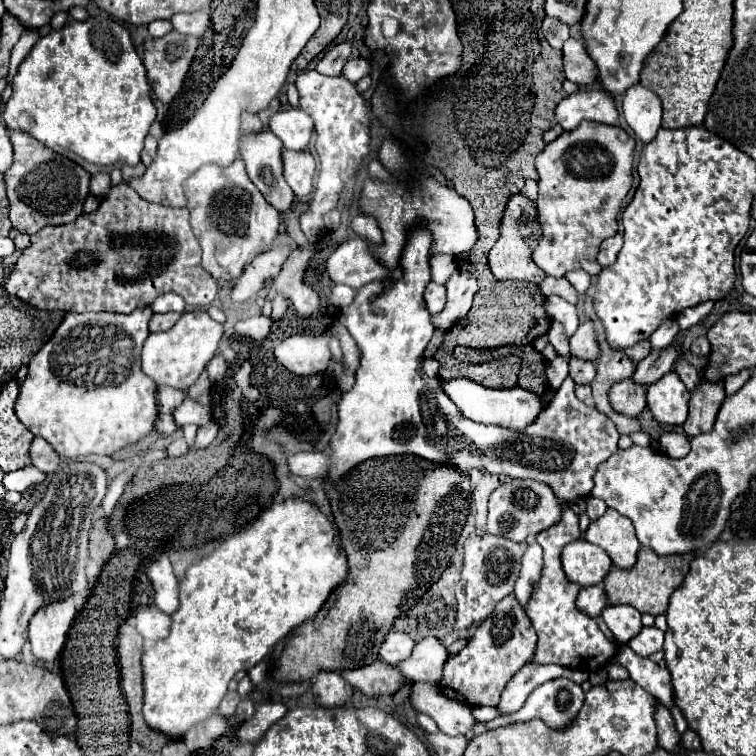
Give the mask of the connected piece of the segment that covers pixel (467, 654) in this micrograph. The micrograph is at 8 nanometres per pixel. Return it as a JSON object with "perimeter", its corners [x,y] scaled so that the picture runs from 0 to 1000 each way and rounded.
{"perimeter":[[[669,788],[653,812],[643,817],[619,852],[601,868],[595,868],[587,878],[585,897],[579,902],[579,913],[595,923],[619,934],[659,934],[661,918],[672,902],[672,897],[685,889],[685,881],[706,870],[709,860],[709,833],[704,831],[701,817],[693,807],[680,796],[680,788]]]}

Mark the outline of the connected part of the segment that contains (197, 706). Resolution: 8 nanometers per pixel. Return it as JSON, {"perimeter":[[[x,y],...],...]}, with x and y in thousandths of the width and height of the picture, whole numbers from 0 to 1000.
{"perimeter":[[[386,656],[370,667],[360,667],[354,675],[349,675],[325,701],[317,701],[315,706],[304,709],[304,712],[296,712],[291,717],[291,722],[259,741],[243,759],[243,765],[235,770],[235,807],[228,812],[228,831],[225,831],[225,839],[204,852],[198,852],[193,860],[190,860],[190,868],[188,868],[188,881],[190,881],[190,952],[196,955],[196,960],[201,960],[204,966],[214,966],[220,974],[230,976],[230,979],[238,979],[246,966],[251,966],[251,960],[272,952],[272,947],[280,947],[291,931],[291,926],[299,921],[299,913],[302,913],[302,905],[304,899],[310,897],[312,889],[317,886],[325,886],[328,884],[328,876],[331,881],[341,878],[354,862],[357,857],[373,847],[376,841],[384,839],[384,833],[394,831],[397,825],[413,820],[421,807],[431,799],[434,788],[439,786],[442,778],[447,778],[452,770],[458,770],[460,765],[460,743],[458,743],[458,735],[450,733],[450,720],[444,714],[444,704],[442,704],[442,696],[434,690],[434,685],[421,675],[418,667],[413,667],[410,661],[405,659],[397,659],[397,656]]]}

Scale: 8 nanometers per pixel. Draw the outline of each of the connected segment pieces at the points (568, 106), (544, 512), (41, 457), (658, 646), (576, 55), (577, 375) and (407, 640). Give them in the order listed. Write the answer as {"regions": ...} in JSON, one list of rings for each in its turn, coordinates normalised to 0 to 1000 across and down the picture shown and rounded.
{"regions":[[[[791,116],[765,119],[735,138],[735,159],[746,172],[757,172],[770,159],[786,159],[796,164],[817,167],[817,146],[807,124]]],[[[675,635],[648,653],[643,701],[653,709],[664,709],[680,717],[693,717],[698,709],[709,709],[712,704],[722,701],[722,696],[738,690],[741,677],[743,667],[738,664],[738,659],[733,659],[728,643],[706,635]]],[[[45,577],[45,582],[42,582],[40,608],[48,619],[53,619],[61,627],[74,624],[77,614],[79,614],[79,603],[71,598],[71,593],[58,579],[50,579],[50,577]]],[[[860,828],[860,831],[849,831],[847,839],[839,841],[828,854],[833,854],[844,868],[854,870],[862,862],[876,860],[876,852],[878,852],[878,836],[870,833],[868,828]]],[[[754,50],[743,61],[746,74],[746,101],[762,111],[788,111],[791,108],[791,93],[786,82],[780,82],[780,74],[775,71],[767,53]]],[[[762,472],[754,474],[754,495],[759,508],[780,508],[786,503],[786,479],[770,479]]],[[[516,833],[508,844],[500,865],[513,878],[529,878],[532,873],[537,873],[545,865],[545,857],[548,857],[548,847],[540,839]]]]}

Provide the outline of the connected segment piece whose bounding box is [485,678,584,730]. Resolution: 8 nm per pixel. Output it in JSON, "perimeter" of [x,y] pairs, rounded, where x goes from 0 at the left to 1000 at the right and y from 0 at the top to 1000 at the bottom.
{"perimeter":[[[733,897],[712,907],[683,944],[660,947],[642,959],[644,964],[652,966],[677,955],[717,950],[728,963],[746,963],[757,955],[757,950],[762,950],[770,931],[772,913],[762,902],[751,897]]]}

